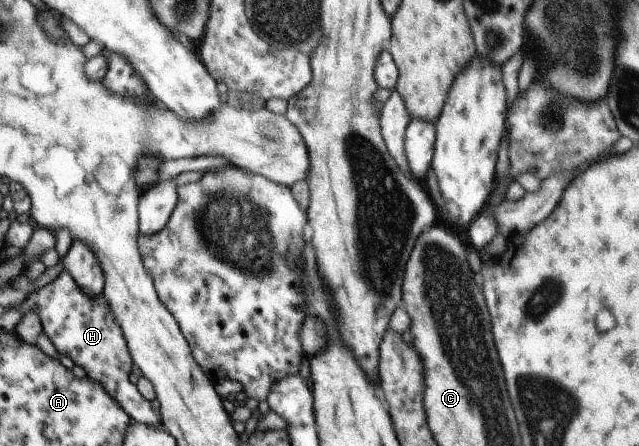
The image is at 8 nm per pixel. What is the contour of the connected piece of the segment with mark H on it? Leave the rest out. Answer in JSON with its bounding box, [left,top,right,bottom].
[16,270,161,427]

